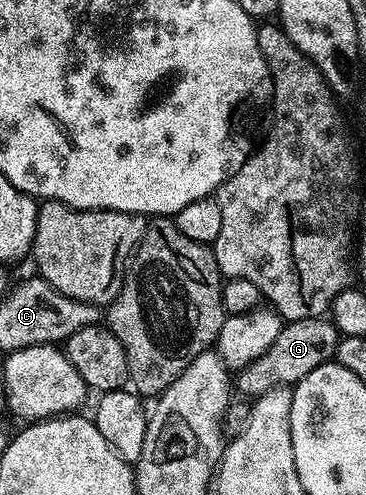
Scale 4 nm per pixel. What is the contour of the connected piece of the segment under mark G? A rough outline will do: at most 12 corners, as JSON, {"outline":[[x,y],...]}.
{"outline":[[313,316],[283,323],[276,342],[237,369],[257,398],[335,359],[340,333]]}

